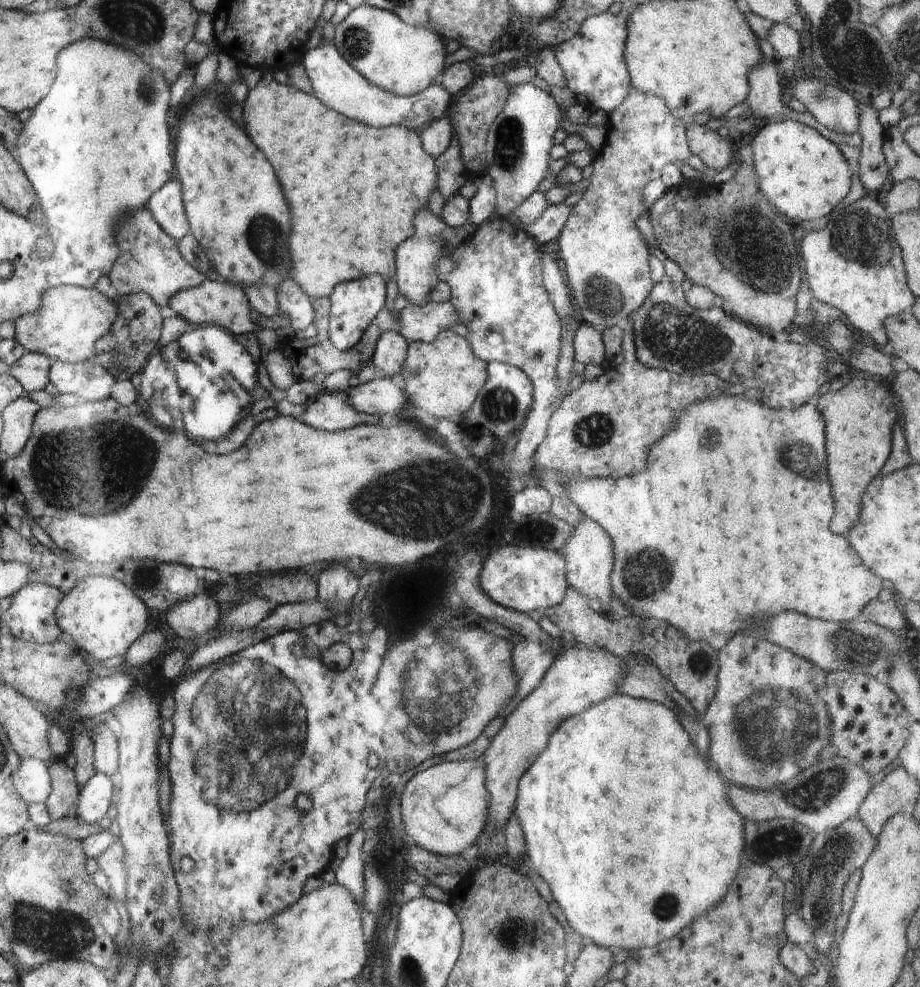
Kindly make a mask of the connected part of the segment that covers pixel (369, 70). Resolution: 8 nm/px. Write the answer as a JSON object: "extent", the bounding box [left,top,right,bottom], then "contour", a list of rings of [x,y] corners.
{"extent":[335,6,446,96],"contour":[[[358,6],[335,27],[335,48],[368,83],[388,93],[411,96],[423,92],[446,70],[446,42],[432,30],[410,28],[398,16],[372,6]]]}

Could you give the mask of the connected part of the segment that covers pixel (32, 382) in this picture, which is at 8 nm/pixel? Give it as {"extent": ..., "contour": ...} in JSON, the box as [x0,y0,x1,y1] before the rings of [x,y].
{"extent":[8,351,52,394],"contour":[[[26,351],[14,364],[10,365],[8,374],[23,386],[25,394],[45,390],[49,384],[49,371],[52,360],[44,354]]]}

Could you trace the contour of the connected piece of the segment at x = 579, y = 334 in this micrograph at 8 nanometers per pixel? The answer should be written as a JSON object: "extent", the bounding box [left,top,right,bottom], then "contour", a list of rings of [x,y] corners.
{"extent":[573,324,605,365],"contour":[[[579,324],[573,339],[575,360],[584,365],[601,364],[605,359],[603,337],[591,325]]]}

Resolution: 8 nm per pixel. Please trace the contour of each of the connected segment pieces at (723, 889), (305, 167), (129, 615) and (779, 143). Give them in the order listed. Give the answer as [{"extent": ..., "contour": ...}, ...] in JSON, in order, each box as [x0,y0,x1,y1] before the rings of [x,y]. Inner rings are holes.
[{"extent":[515,692,744,952],"contour":[[[618,692],[611,695],[608,699],[601,701],[599,704],[590,706],[577,715],[570,716],[555,729],[555,732],[549,737],[546,749],[536,758],[536,761],[530,766],[529,770],[519,779],[517,800],[515,801],[515,816],[517,817],[519,826],[522,828],[522,832],[524,832],[525,846],[528,848],[528,850],[526,850],[528,860],[532,862],[534,870],[546,880],[546,884],[548,884],[550,890],[552,890],[554,900],[562,906],[564,914],[566,914],[568,920],[570,920],[570,926],[572,926],[572,929],[574,929],[580,937],[590,938],[590,940],[594,941],[593,944],[613,951],[622,948],[632,952],[634,949],[640,949],[641,947],[658,945],[660,944],[660,940],[666,940],[666,938],[676,936],[676,932],[680,932],[686,924],[690,924],[690,920],[694,920],[696,916],[700,916],[700,912],[706,912],[706,910],[714,908],[714,906],[720,902],[721,898],[727,893],[730,884],[737,876],[744,849],[744,819],[742,819],[728,803],[728,786],[726,786],[726,782],[720,774],[720,771],[715,766],[706,762],[706,758],[702,757],[696,751],[696,748],[692,745],[692,742],[690,742],[689,735],[684,731],[678,716],[670,708],[655,701],[638,699]]]},{"extent":[243,72,438,300],"contour":[[[264,72],[258,85],[249,90],[246,101],[243,103],[243,118],[250,140],[264,152],[264,156],[274,166],[276,176],[280,176],[280,184],[284,188],[288,204],[292,208],[292,234],[290,234],[290,250],[292,250],[292,258],[294,258],[294,278],[292,279],[312,300],[329,298],[336,284],[340,282],[360,280],[360,278],[374,276],[374,274],[384,279],[385,284],[387,279],[394,279],[397,270],[394,250],[400,246],[400,242],[404,238],[410,238],[414,234],[414,216],[418,210],[426,210],[432,192],[437,189],[438,183],[436,159],[424,152],[420,136],[416,134],[415,130],[397,125],[388,126],[388,128],[374,128],[374,126],[366,126],[362,122],[350,120],[334,110],[328,110],[322,102],[318,102],[314,98],[314,95],[304,94],[290,83],[278,84],[267,72]],[[330,136],[336,138],[336,150],[330,150]]]},{"extent":[55,576,148,663],"contour":[[[93,576],[82,579],[68,592],[68,600],[64,600],[64,604],[60,604],[60,612],[55,612],[55,616],[60,616],[59,628],[64,628],[65,635],[70,638],[77,648],[88,652],[95,661],[101,663],[114,658],[114,656],[118,659],[124,657],[132,644],[142,638],[144,630],[146,630],[146,622],[148,622],[148,608],[122,582],[102,576]]]},{"extent":[751,120,851,223],"contour":[[[782,120],[762,126],[751,142],[754,150],[757,182],[766,199],[790,218],[820,223],[850,192],[851,164],[837,145],[820,132],[793,120]]]}]

